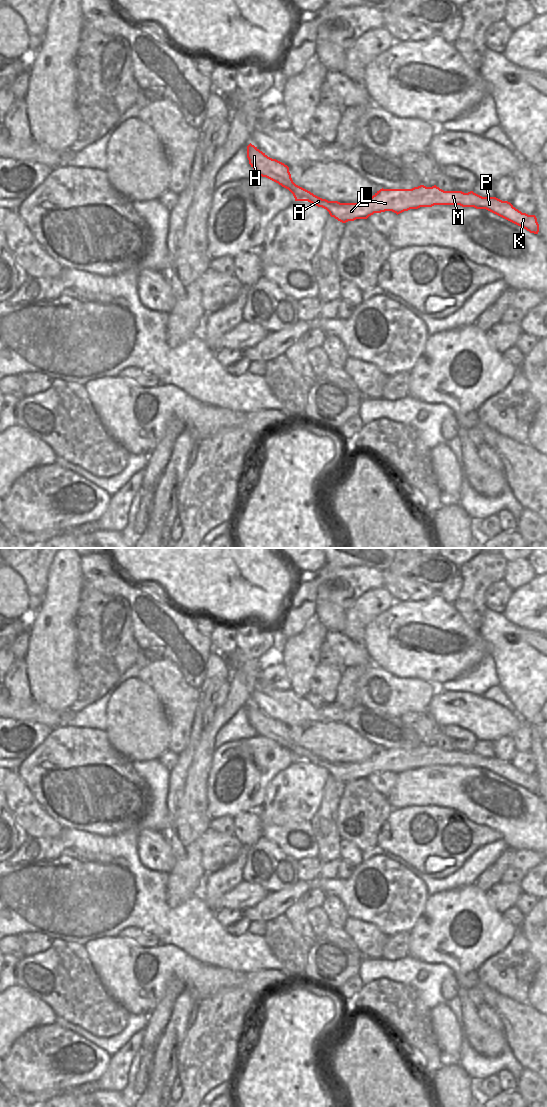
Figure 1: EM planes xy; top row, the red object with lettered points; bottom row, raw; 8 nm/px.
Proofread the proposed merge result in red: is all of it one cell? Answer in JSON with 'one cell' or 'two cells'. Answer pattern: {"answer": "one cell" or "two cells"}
{"answer": "one cell"}

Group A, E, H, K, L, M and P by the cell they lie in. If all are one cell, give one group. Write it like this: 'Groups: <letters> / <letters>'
Groups: A E H K L M P.

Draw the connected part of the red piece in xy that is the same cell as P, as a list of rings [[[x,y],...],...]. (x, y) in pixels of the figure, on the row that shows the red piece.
[[[251,143],[247,146],[247,158],[257,175],[266,177],[288,189],[295,201],[308,201],[326,209],[331,217],[342,223],[356,219],[367,219],[374,213],[392,211],[397,215],[410,209],[434,205],[460,205],[486,209],[524,229],[538,234],[539,224],[535,215],[528,215],[516,209],[510,202],[496,197],[482,197],[473,191],[444,191],[436,185],[420,185],[412,189],[380,189],[372,197],[360,203],[340,203],[322,199],[296,185],[284,163],[268,157]]]

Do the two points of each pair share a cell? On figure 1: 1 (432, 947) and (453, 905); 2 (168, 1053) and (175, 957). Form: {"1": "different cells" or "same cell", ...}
{"1": "same cell", "2": "different cells"}

